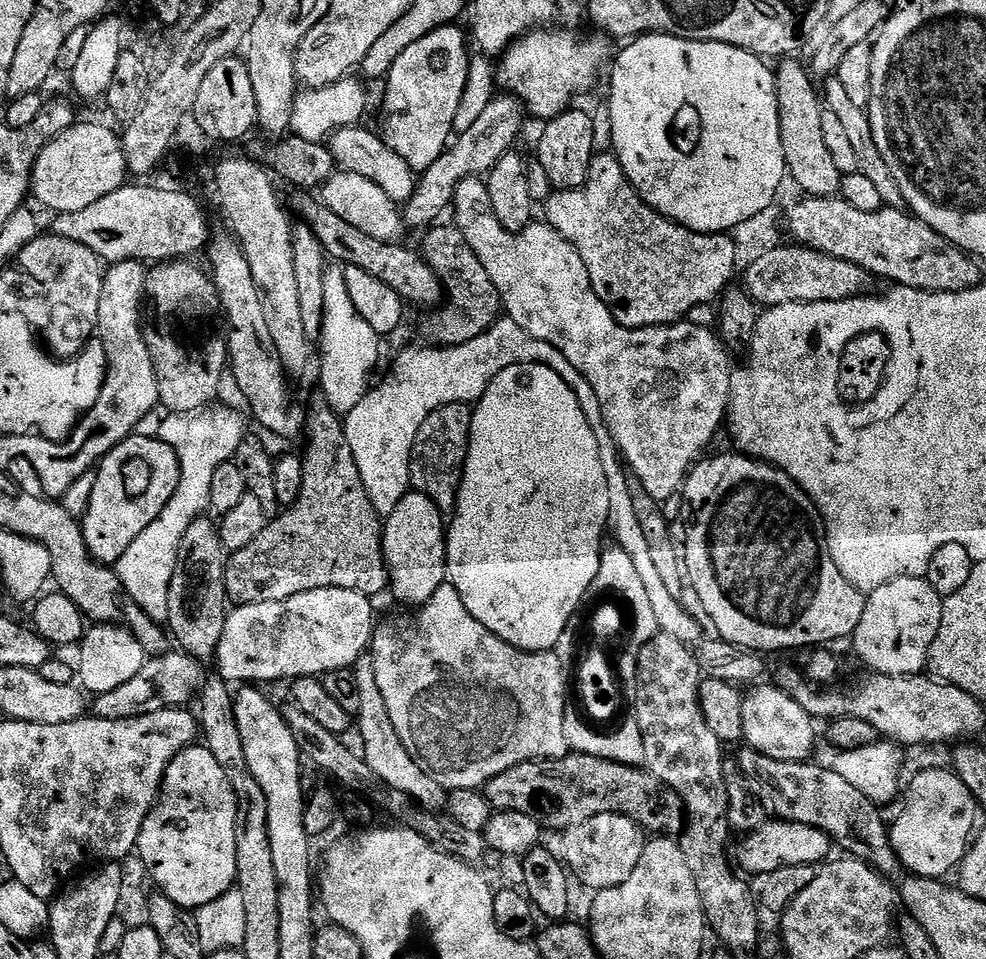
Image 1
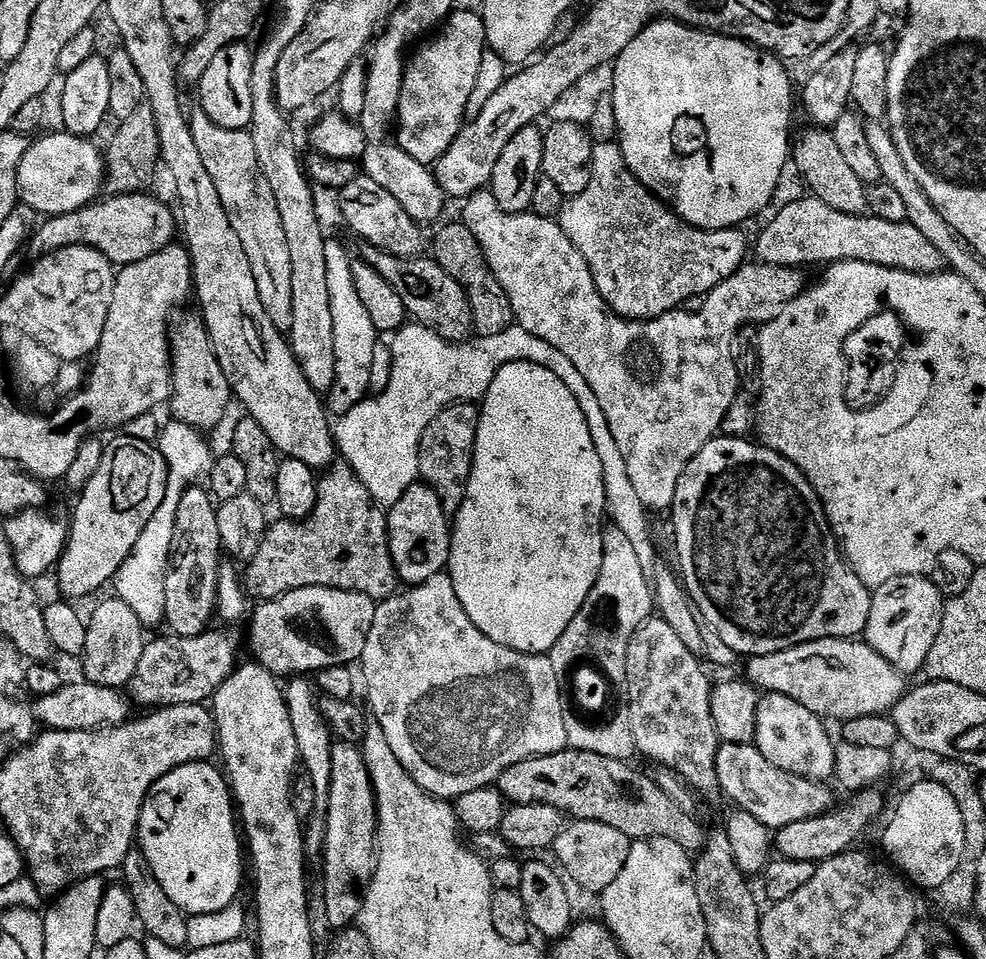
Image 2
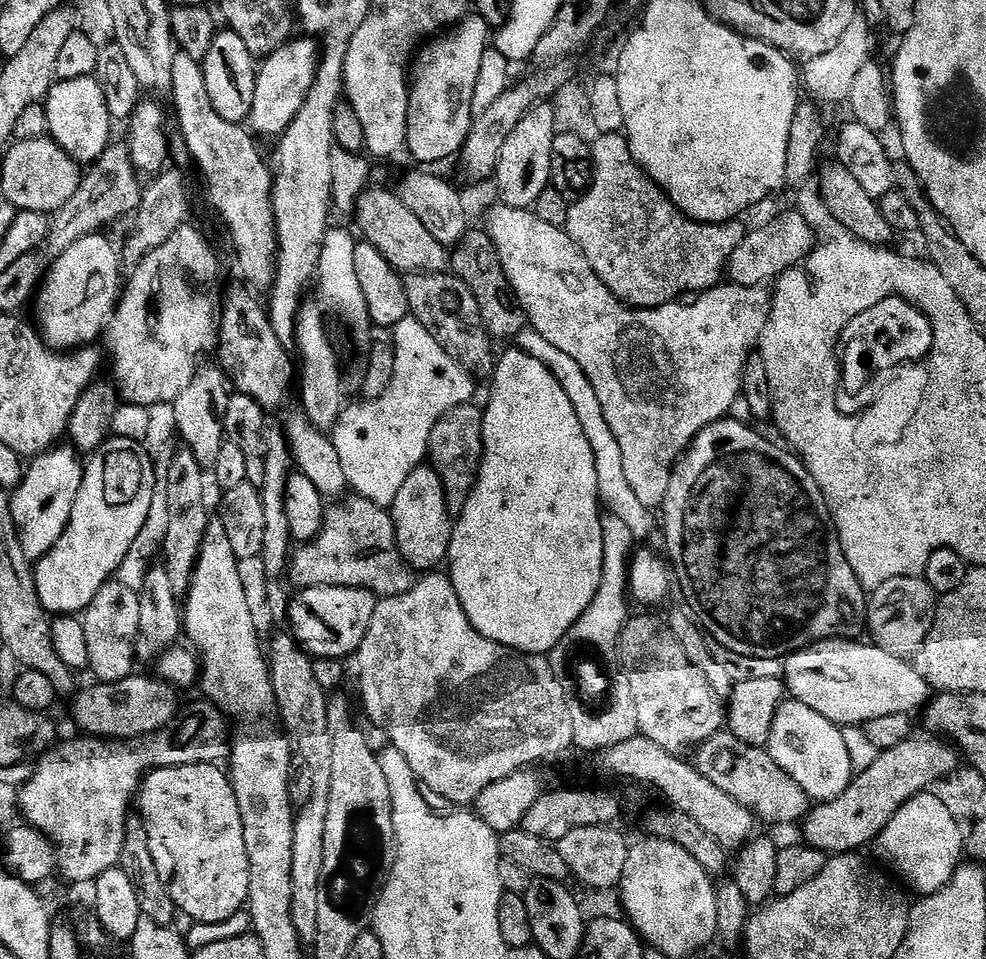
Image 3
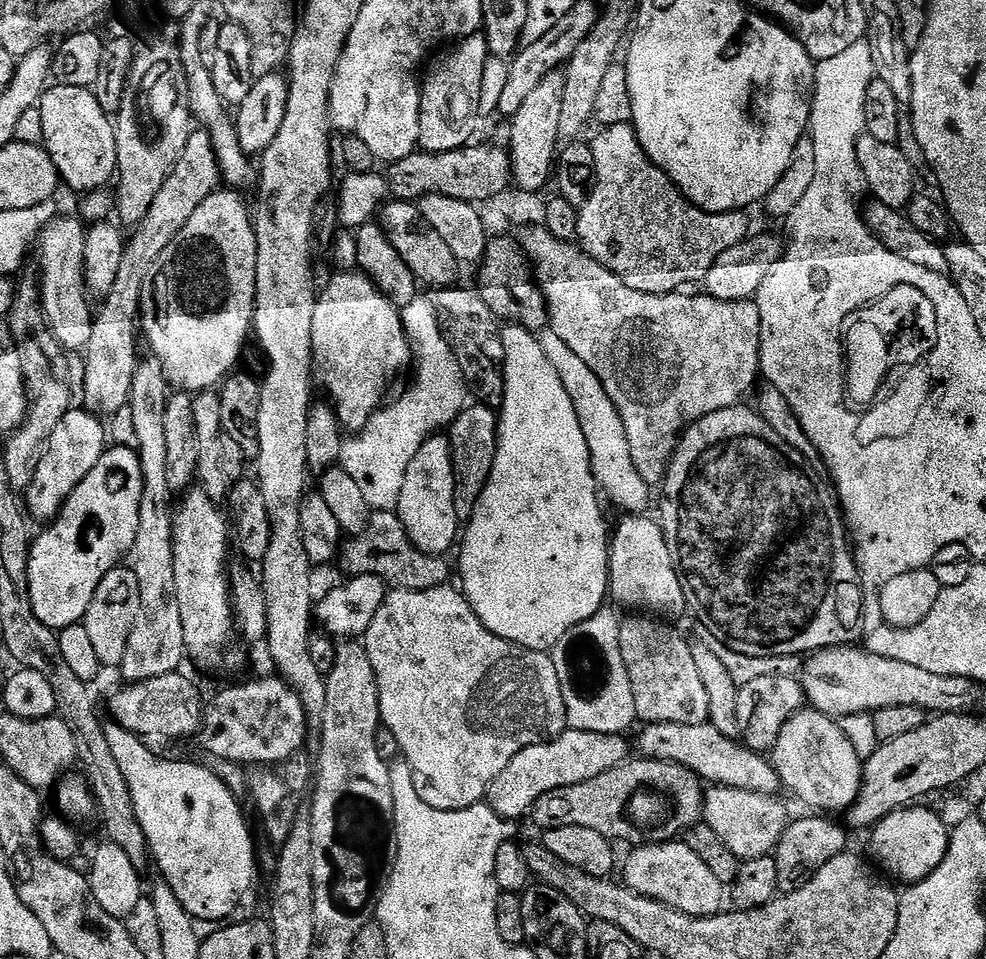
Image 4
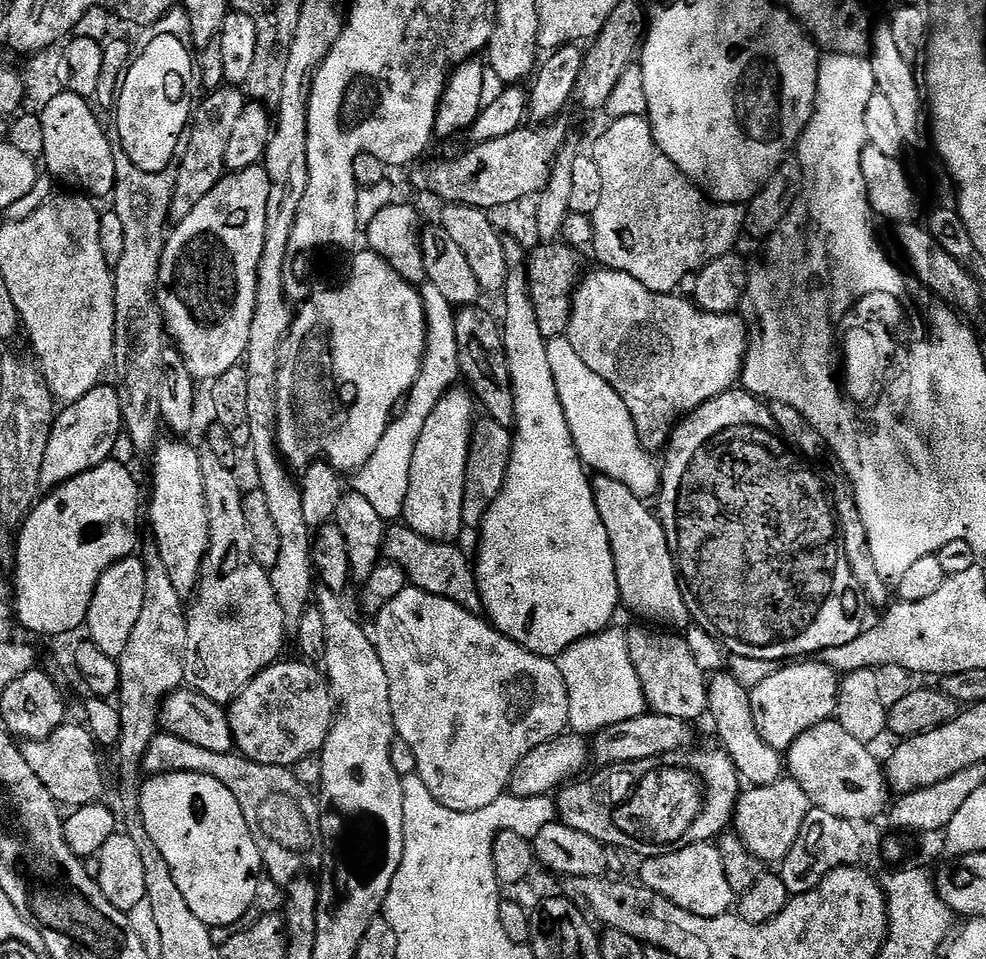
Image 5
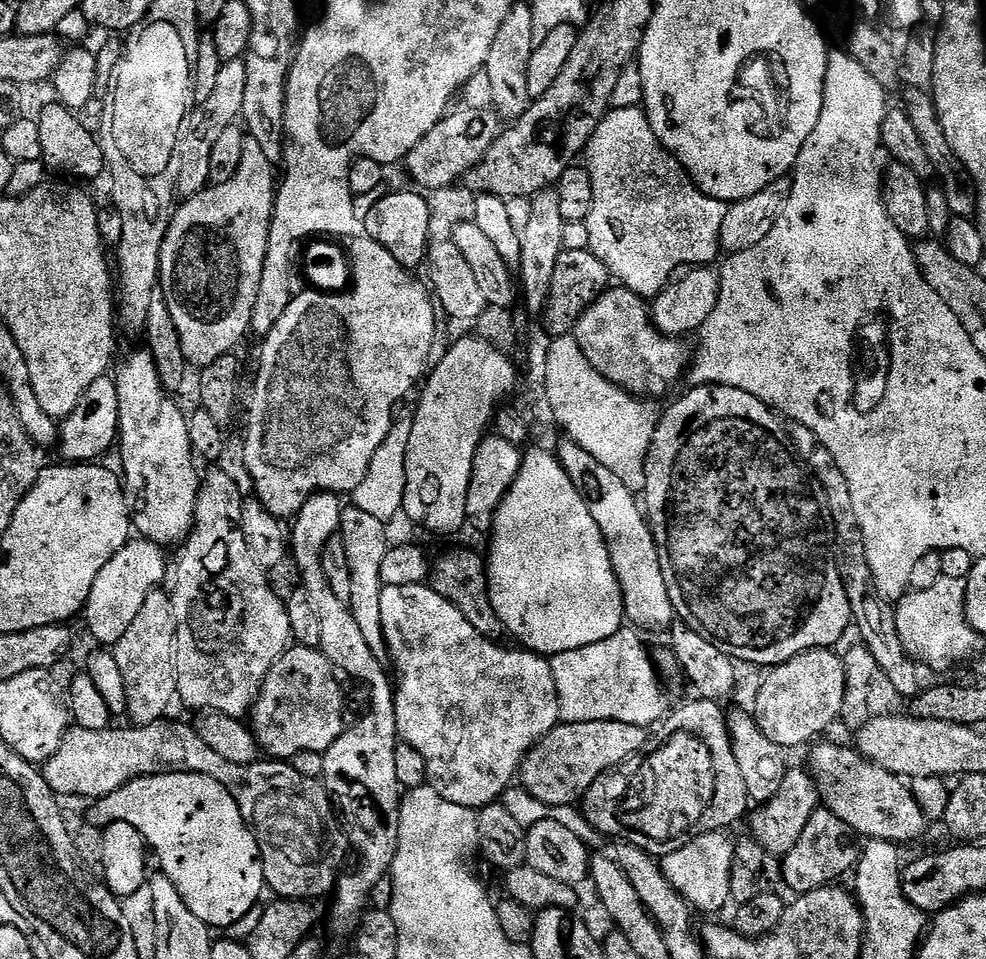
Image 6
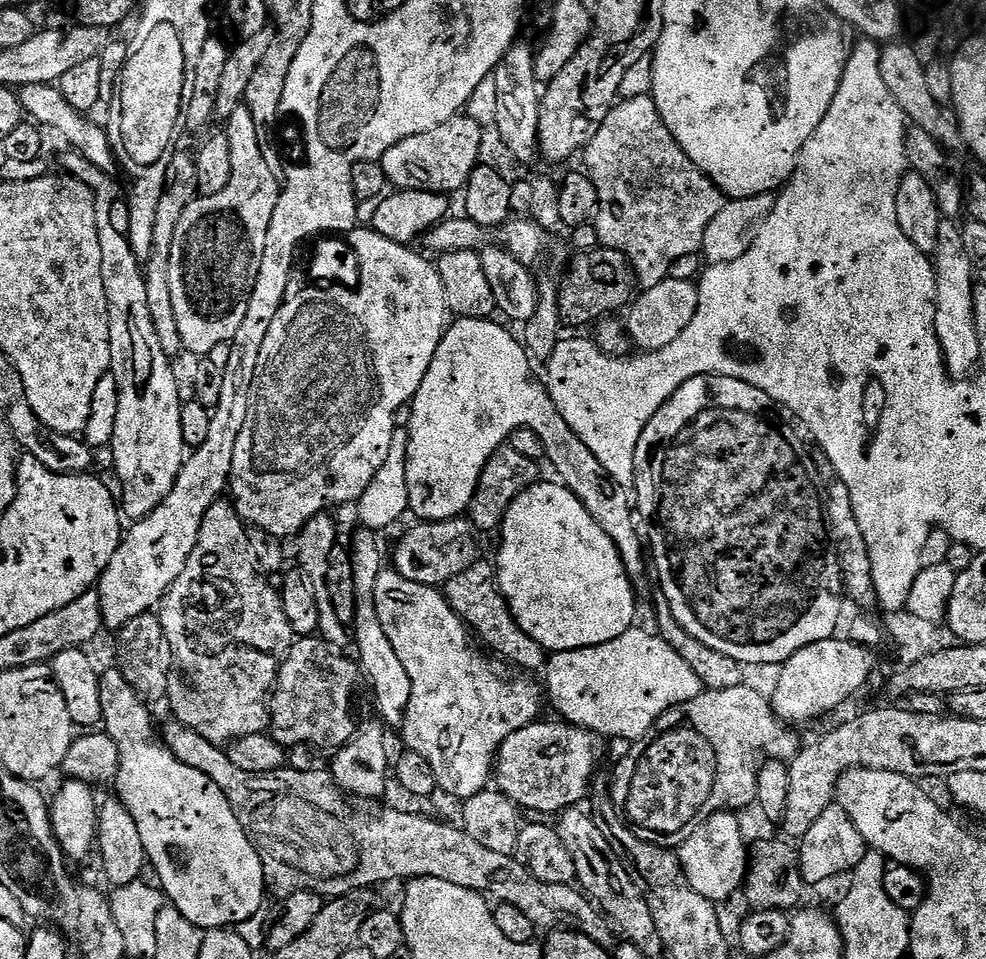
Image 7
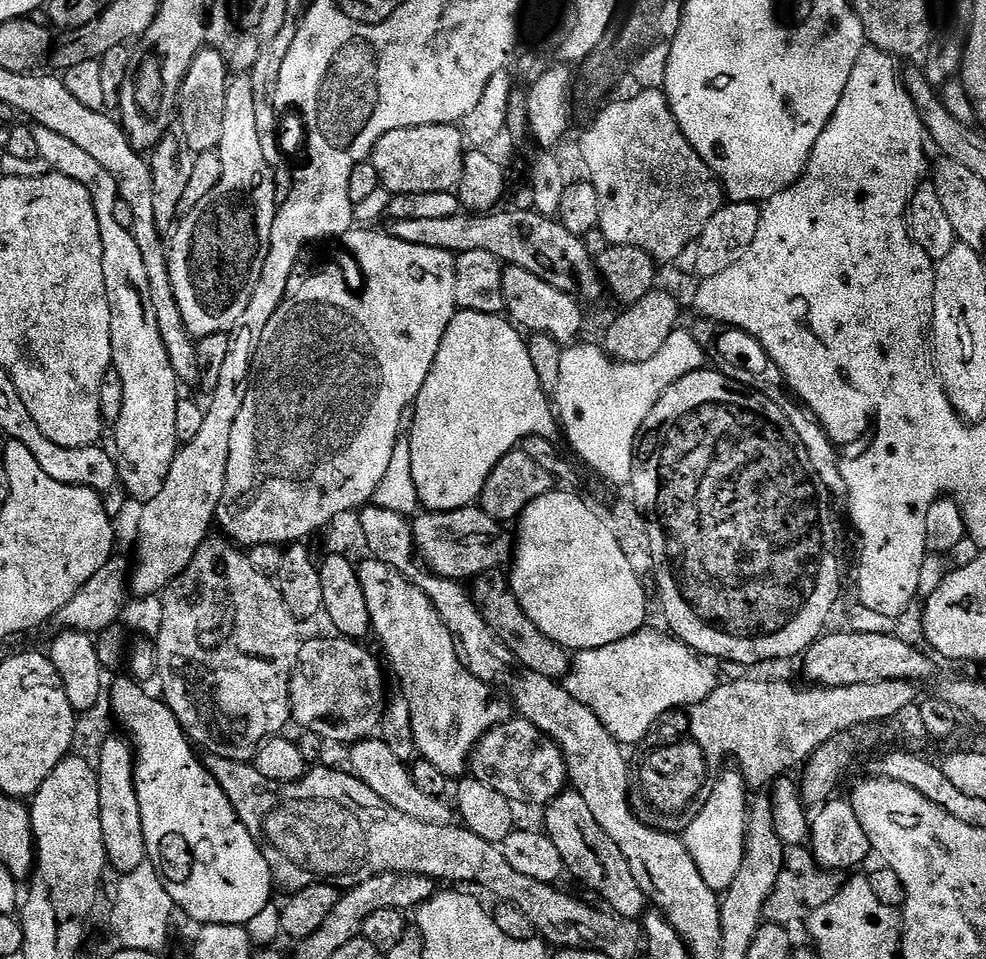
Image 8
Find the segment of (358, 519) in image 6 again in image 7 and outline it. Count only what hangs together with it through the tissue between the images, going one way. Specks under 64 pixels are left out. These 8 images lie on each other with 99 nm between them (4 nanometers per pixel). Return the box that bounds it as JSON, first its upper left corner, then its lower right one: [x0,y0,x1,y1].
[350,526,410,729]

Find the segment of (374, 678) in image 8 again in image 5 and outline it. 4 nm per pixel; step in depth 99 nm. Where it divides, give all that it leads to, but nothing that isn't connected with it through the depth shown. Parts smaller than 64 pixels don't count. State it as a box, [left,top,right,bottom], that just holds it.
[227,659,334,768]

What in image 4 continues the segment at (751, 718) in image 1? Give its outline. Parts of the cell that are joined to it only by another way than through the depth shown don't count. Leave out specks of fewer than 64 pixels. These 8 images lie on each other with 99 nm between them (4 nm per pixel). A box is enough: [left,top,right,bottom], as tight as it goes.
[770,710,864,814]

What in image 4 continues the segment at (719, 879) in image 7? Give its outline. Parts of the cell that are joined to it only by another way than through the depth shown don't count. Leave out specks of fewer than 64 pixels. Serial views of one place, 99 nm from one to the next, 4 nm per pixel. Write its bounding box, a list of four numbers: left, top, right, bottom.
[623,842,726,916]

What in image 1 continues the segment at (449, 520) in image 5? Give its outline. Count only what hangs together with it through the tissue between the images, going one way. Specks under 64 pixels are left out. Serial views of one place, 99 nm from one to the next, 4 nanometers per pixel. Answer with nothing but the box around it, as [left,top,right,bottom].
[382,490,448,606]

